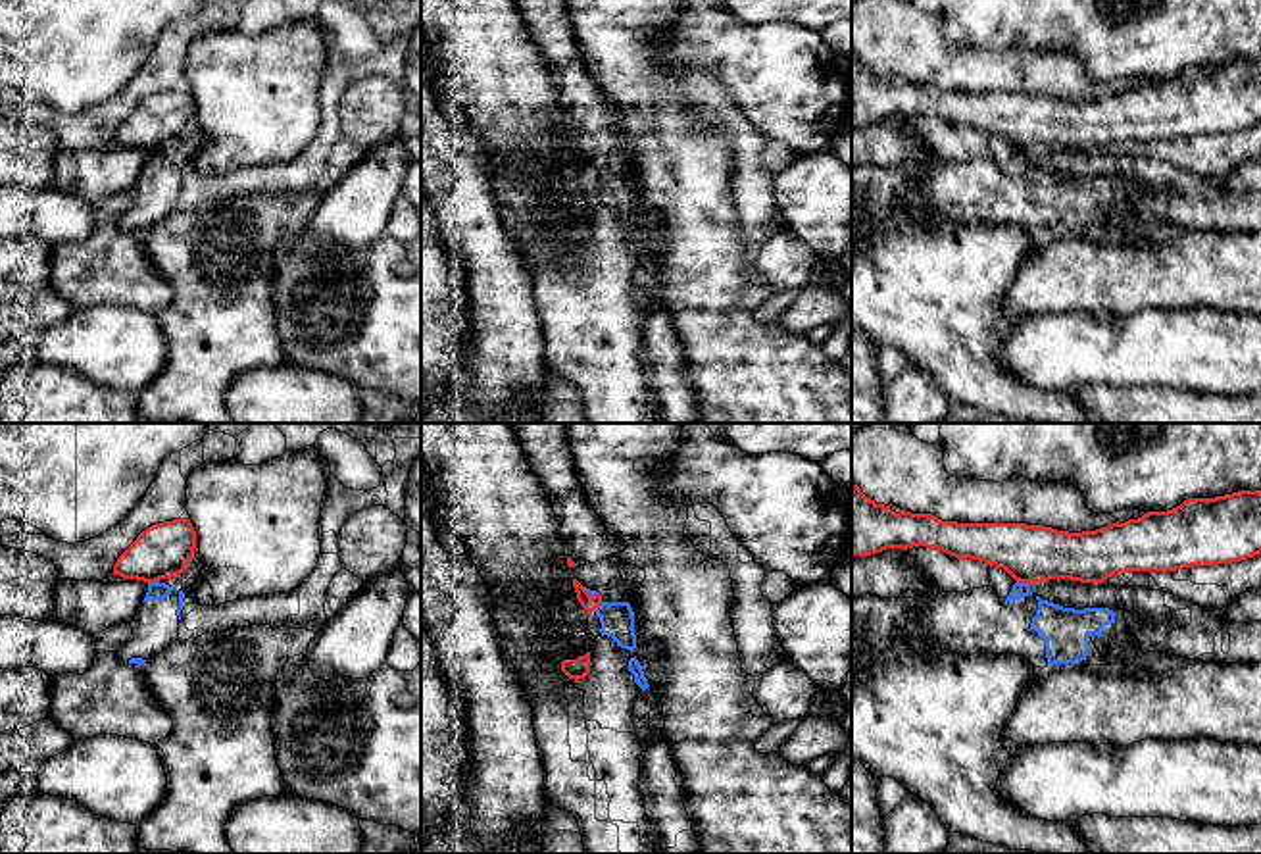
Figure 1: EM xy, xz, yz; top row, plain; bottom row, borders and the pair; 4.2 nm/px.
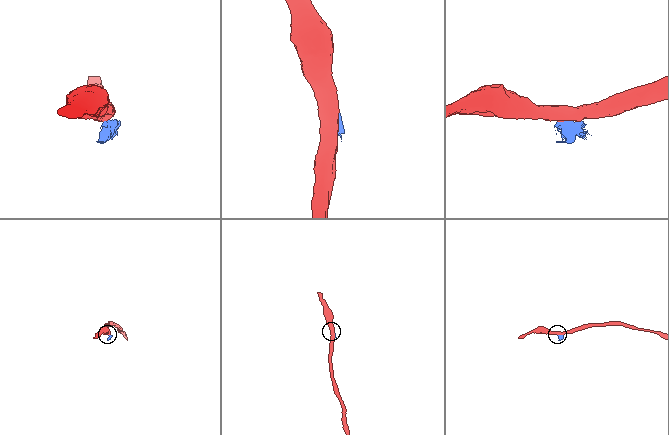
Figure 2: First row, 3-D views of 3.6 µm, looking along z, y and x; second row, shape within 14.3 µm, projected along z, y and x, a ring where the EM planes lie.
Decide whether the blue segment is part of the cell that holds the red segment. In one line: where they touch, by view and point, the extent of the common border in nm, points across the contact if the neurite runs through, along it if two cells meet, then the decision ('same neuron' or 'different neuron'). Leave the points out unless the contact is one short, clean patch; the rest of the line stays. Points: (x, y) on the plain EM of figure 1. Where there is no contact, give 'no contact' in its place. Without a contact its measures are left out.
meets red in yz at (1023, 150); contact 60 nm long; border along yz (1017, 149), (1029, 154); different neuron

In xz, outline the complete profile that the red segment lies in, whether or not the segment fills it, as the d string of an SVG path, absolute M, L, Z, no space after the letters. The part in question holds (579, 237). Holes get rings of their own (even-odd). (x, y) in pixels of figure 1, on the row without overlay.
M586 221L584 225L579 225L577 229L563 229L561 240L569 248L575 248L575 250L584 248L590 242L590 221Z

